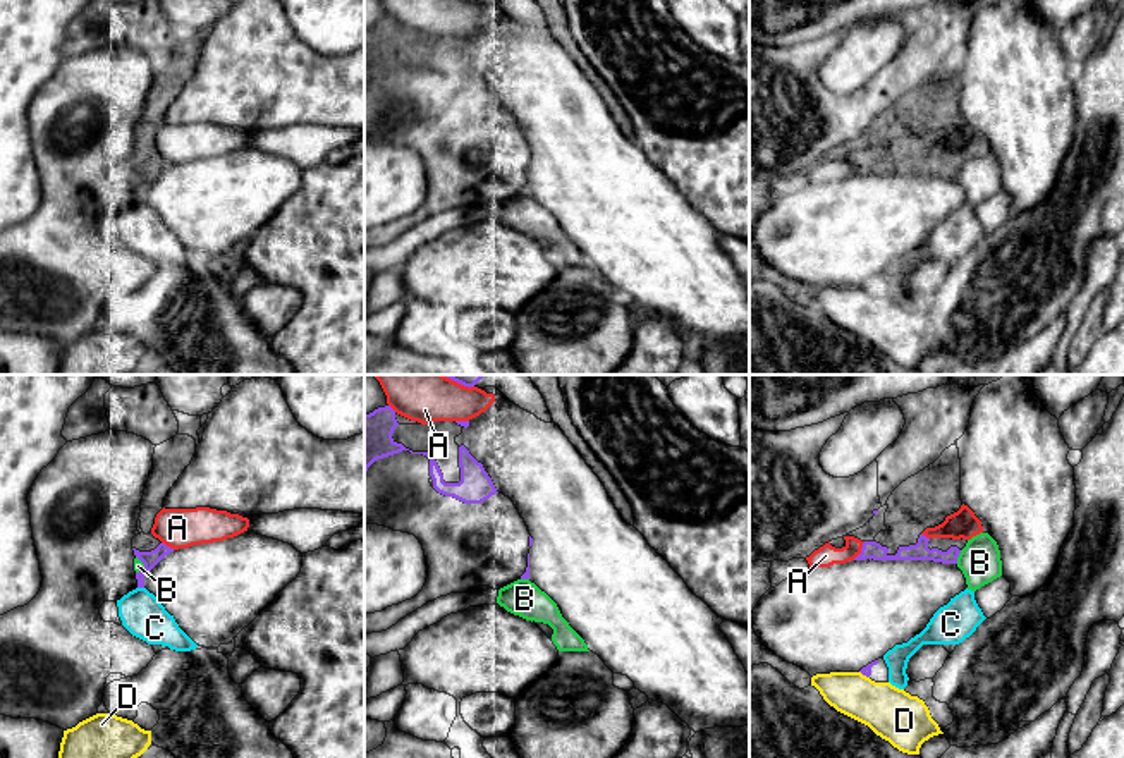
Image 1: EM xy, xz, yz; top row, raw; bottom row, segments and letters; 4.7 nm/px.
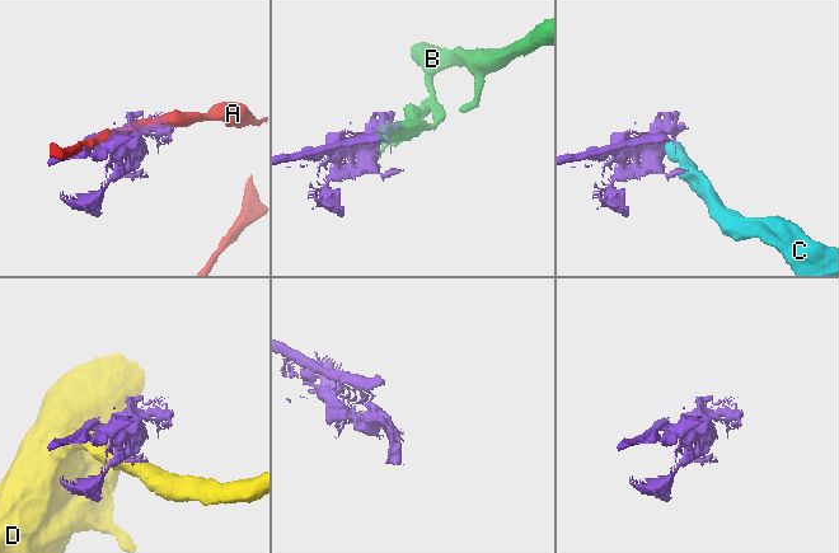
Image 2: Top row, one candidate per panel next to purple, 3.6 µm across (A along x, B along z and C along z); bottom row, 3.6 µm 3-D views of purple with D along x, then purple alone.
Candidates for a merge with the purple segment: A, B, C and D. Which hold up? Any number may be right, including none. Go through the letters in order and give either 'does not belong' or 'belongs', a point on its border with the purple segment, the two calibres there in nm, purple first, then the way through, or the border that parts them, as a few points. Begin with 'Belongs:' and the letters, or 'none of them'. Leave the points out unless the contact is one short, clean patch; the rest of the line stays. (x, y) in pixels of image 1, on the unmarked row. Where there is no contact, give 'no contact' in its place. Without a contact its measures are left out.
Belongs: none of them
A: does not belong; meets purple in yz at (861, 165); 80 nm thick on the purple side, 100 nm on the other
B: does not belong; meets purple in yz at (958, 171); 80 nm thick on the purple side, 190 nm on the other; border along yz (961, 165), (956, 177)
C: does not belong; meets purple in xy at (141, 201); 80 nm thick on the purple side, 200 nm on the other
D: does not belong; meets purple in yz at (865, 289); 50 nm thick on the purple side, 240 nm on the other; border along yz (860, 286), (868, 293)

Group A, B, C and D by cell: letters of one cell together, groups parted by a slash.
A / B / C / D

